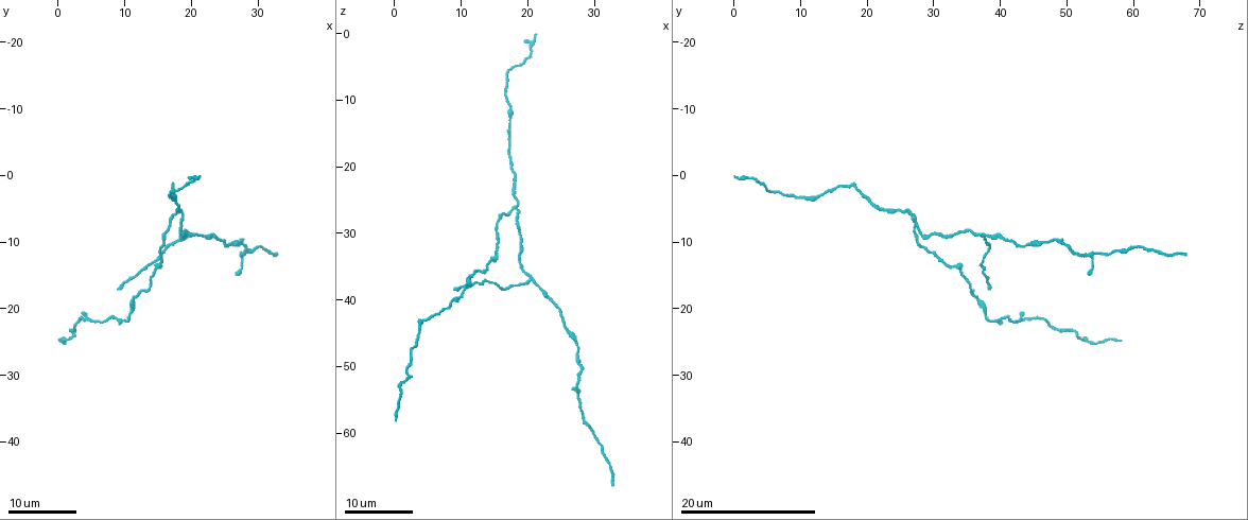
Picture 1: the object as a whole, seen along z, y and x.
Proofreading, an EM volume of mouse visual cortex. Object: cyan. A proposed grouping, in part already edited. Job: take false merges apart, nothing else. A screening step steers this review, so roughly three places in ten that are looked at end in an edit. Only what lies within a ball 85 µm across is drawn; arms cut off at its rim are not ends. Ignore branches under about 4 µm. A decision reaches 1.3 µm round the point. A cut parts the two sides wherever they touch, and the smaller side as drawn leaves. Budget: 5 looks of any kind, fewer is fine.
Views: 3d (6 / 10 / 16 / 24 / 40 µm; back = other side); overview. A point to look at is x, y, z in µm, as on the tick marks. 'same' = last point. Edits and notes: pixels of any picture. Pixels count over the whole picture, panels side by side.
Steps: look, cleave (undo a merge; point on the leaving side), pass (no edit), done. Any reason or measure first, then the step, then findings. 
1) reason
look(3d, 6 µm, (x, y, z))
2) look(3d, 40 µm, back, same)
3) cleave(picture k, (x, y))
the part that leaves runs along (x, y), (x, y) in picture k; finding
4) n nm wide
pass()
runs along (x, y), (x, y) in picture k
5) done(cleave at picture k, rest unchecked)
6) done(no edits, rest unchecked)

side arm on a straight run
look(3d, 16 µm, (21.0, 9.0, 37.0))

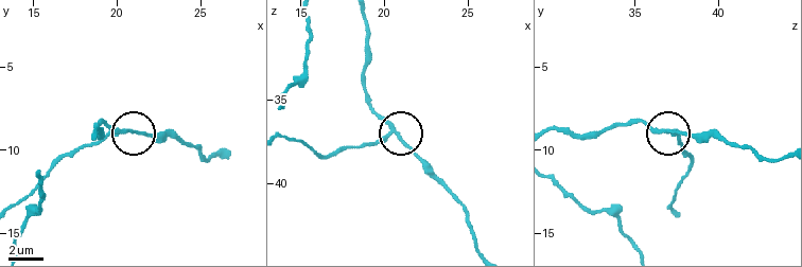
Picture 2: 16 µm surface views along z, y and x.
look(3d, 10 µm, (20.6, 8.9, 36.9))

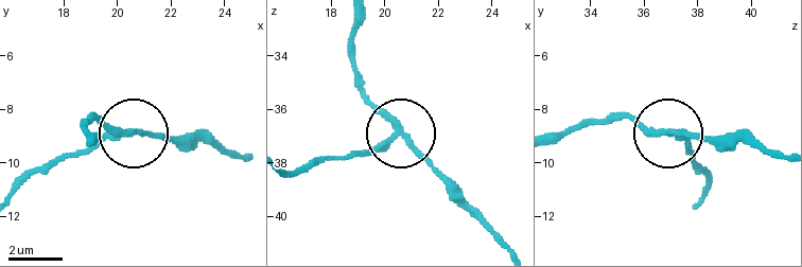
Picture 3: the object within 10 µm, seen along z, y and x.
220 nm wide
cleave(picture 3, (365, 155))
the part that leaves runs along (395, 136), (349, 156), (285, 170) in picture 3; two neurons meet here

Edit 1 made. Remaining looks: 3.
three arms meet
look(3d, 24 µm, (18.0, 5.5, 26.5))

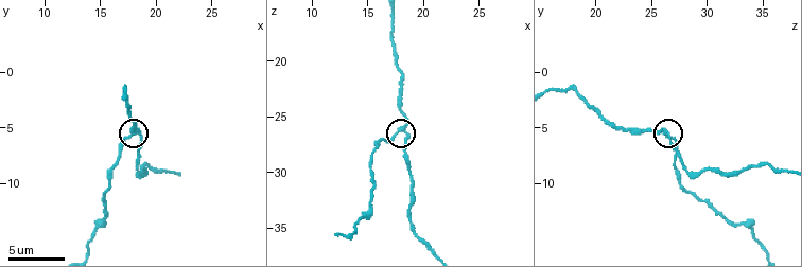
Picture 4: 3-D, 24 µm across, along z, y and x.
look(3d, 10 µm, (18.2, 5.6, 26.2))

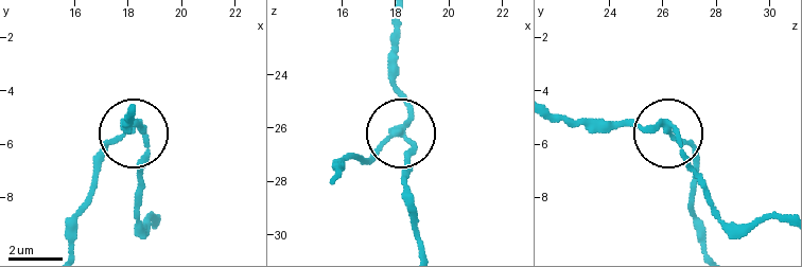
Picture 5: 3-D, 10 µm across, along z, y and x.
3 arms
cleave(picture 5, (107, 146))
a second neuron is stuck on

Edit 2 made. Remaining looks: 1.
done(cleave at picture 3, cleave at picture 5, rest unchecked)

